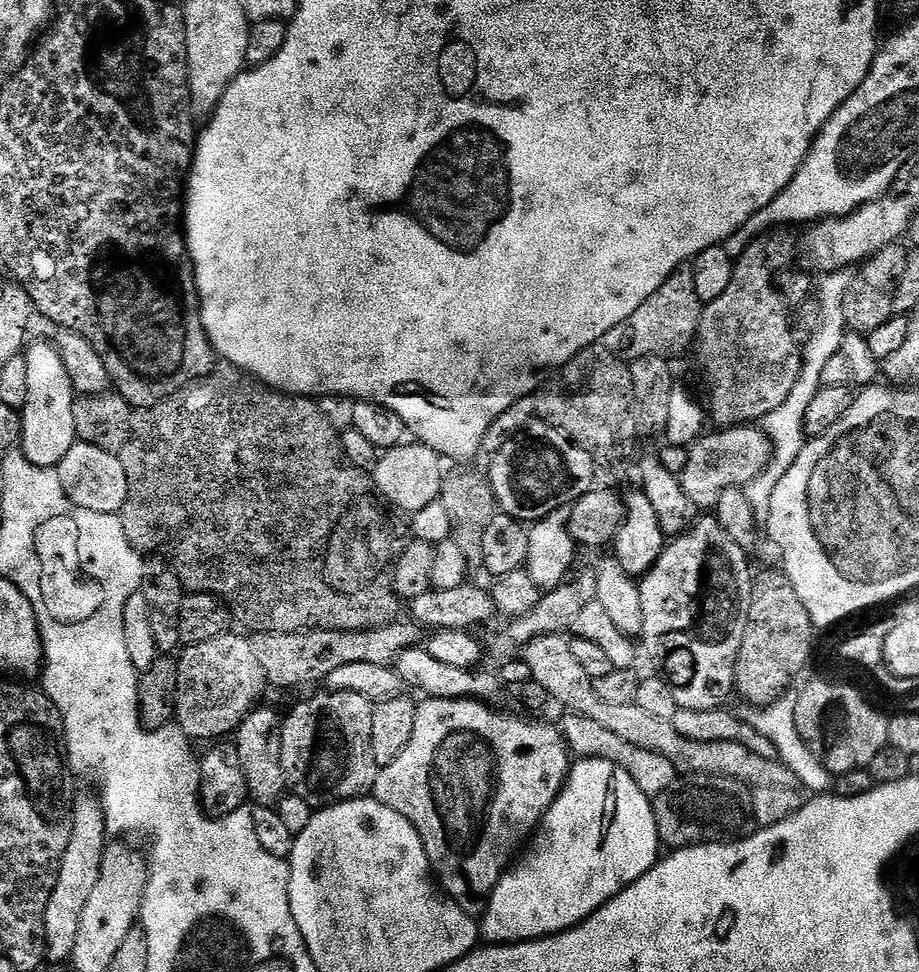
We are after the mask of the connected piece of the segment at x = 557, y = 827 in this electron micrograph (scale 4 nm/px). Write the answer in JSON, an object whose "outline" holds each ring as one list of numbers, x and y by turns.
{"outline":[[580,758,569,767,563,788,561,788,560,793,556,795,555,802,548,807,548,813,544,815,544,819,541,820,534,839,527,845,527,848,523,855,504,873,504,877,500,879,498,886,492,891,491,898,488,899,488,908,484,911,482,917,484,936,488,939,485,941,495,942,500,946,507,946,513,942,539,940,546,936,555,936,556,933,564,932,567,928,576,927,576,925,582,923,587,916,592,916,596,913,602,905,613,900,623,888,627,888,628,885,634,883,638,878,642,878,646,875,653,864,656,863,658,859,658,853,656,853,656,851,661,851,662,845,660,843,660,835,656,829,656,819,652,813,652,800,638,786,638,782,634,782,634,778,630,778,630,774,626,770,619,768,614,762,606,762,602,758,590,758,589,760]]}

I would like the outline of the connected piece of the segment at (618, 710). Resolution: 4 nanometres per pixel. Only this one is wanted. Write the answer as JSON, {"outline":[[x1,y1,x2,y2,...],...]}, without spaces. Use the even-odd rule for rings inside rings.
{"outline":[[563,635,539,636,530,643,523,645,522,658,526,666,530,666,532,679,548,692,553,701,556,700,565,709,565,713,590,718,590,722,610,730,630,746,638,746,642,750,650,750,654,754,662,754,676,767,677,773,688,776,729,776,740,784,745,784,748,790,753,788,767,788,769,786,790,786,796,788,796,775,780,763,779,759,771,760,754,754,754,750,746,750,738,742,690,742,690,738,682,738,674,730,670,720,653,718,646,714,635,702,617,706,610,702,602,702,598,694,594,694,592,680,578,666,574,654,570,654,568,640]]}

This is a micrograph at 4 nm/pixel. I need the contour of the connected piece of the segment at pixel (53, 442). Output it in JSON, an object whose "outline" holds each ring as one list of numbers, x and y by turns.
{"outline":[[36,344,26,352,26,402,22,409,22,455,38,468,55,469,66,450,78,443,74,430,74,389,53,345]]}

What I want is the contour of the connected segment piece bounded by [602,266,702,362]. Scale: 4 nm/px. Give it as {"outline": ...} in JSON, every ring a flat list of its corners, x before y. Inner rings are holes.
{"outline":[[691,267,677,268,626,322,618,322,614,330,604,335,602,347,610,350,618,359,631,362,643,356,663,356,673,358,679,352,684,352,693,347,696,331,700,325,702,305,698,294,694,294,694,278]]}

